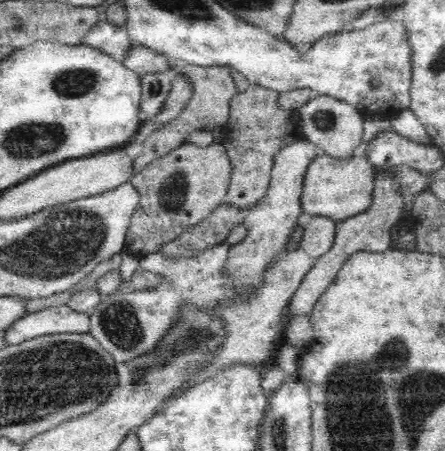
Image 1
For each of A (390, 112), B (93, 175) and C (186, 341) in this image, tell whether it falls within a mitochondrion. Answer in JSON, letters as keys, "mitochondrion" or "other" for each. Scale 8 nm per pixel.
{"A":"other","B":"other","C":"mitochondrion"}

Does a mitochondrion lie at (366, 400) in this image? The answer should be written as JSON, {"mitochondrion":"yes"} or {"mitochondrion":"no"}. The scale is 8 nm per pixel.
{"mitochondrion":"yes"}

